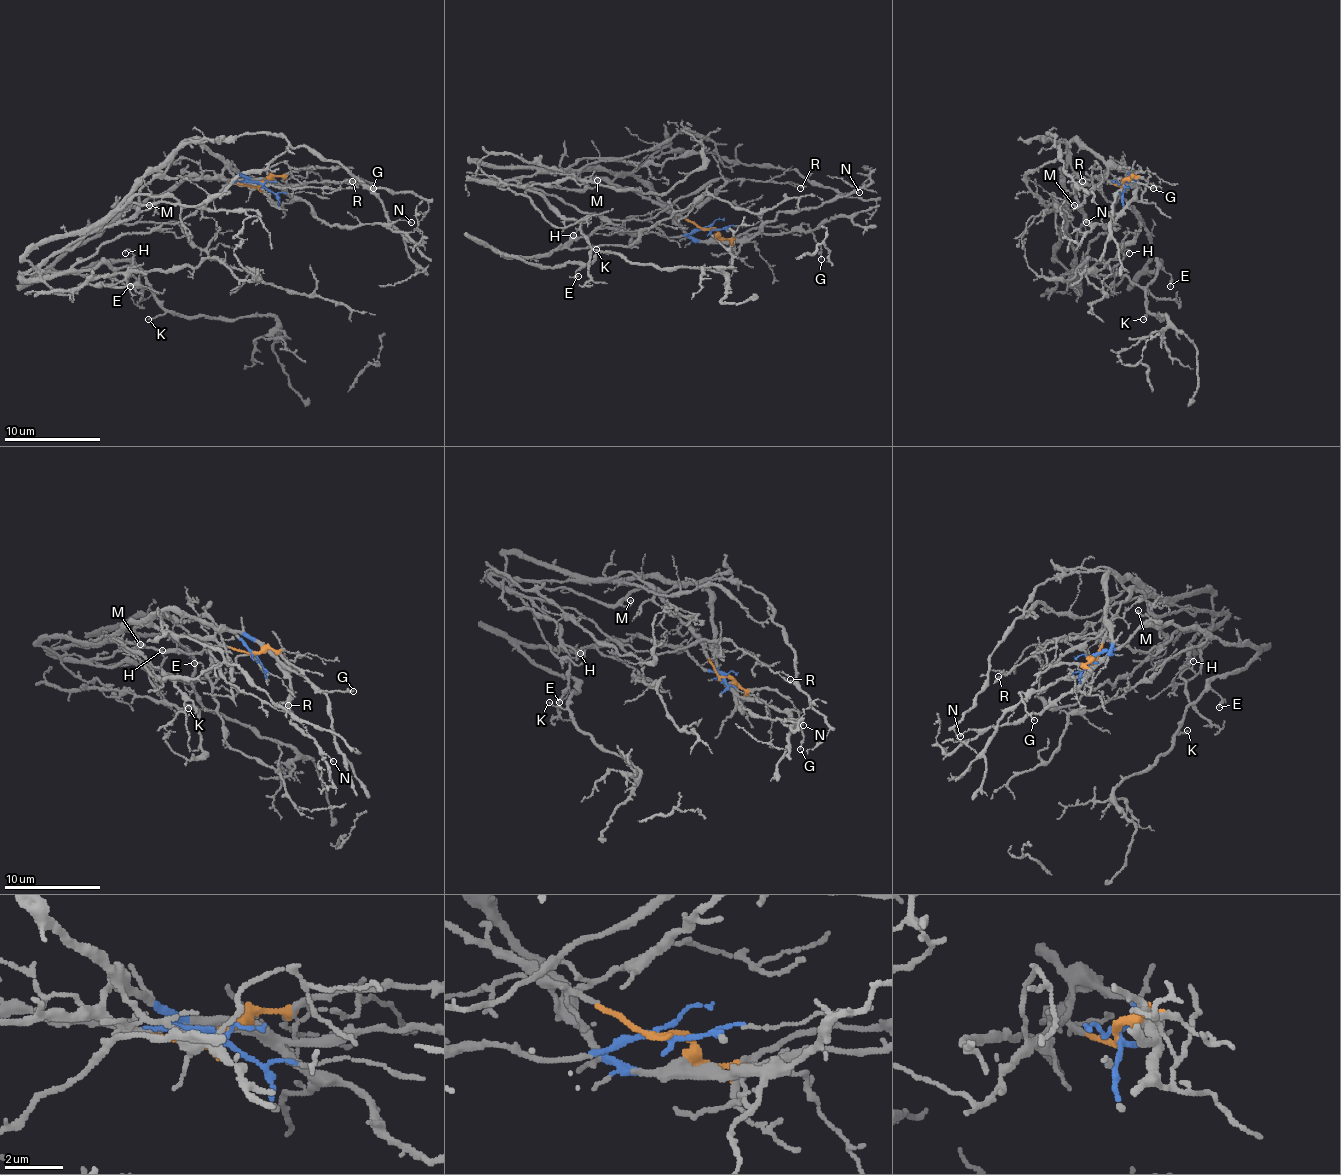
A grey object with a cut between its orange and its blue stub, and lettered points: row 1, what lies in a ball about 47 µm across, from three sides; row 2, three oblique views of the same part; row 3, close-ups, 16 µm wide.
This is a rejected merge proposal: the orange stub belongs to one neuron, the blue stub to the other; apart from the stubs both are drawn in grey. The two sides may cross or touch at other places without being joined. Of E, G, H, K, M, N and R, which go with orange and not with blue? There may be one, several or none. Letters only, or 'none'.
H, M, R

